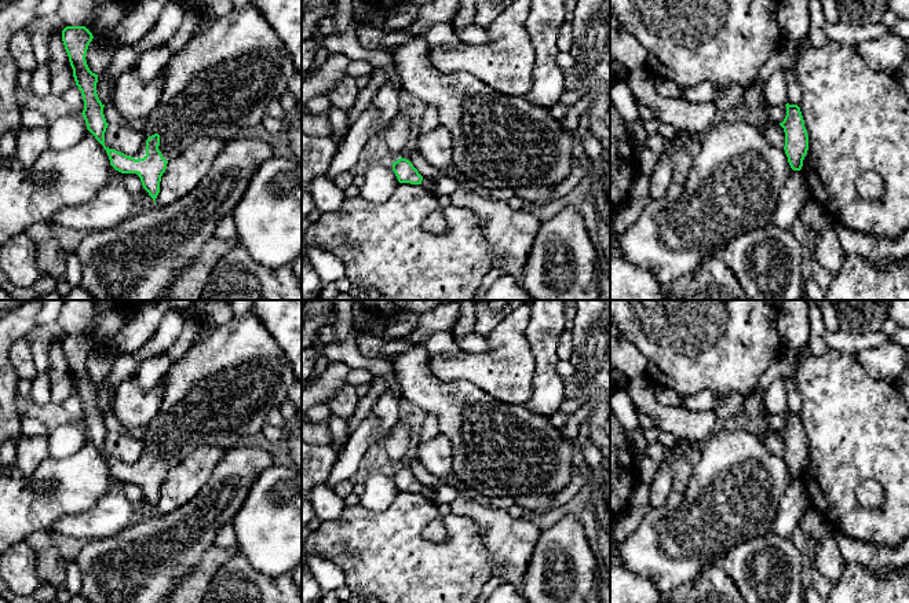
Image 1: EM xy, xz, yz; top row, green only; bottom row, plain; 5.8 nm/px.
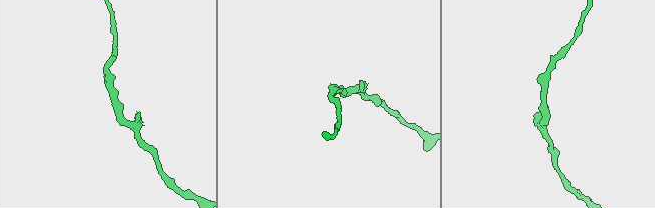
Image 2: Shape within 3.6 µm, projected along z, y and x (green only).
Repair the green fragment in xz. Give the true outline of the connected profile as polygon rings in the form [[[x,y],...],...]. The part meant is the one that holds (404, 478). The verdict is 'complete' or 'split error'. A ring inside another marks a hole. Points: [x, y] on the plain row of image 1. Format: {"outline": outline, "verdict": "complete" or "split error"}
{"outline": [[[399,467],[393,471],[393,479],[399,491],[421,493],[423,485],[406,467]]], "verdict": "complete"}

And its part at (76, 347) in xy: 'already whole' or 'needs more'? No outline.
needs more

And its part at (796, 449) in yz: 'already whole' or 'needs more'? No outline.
already whole

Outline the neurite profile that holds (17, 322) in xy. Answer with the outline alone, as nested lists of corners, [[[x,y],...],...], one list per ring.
[[[22,300],[0,318],[0,445],[23,436],[15,405],[19,377],[10,362],[10,347],[36,328],[43,303],[44,300]]]

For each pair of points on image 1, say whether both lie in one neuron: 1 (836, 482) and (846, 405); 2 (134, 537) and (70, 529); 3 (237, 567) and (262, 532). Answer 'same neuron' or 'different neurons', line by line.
1: same neuron
2: different neurons
3: different neurons

